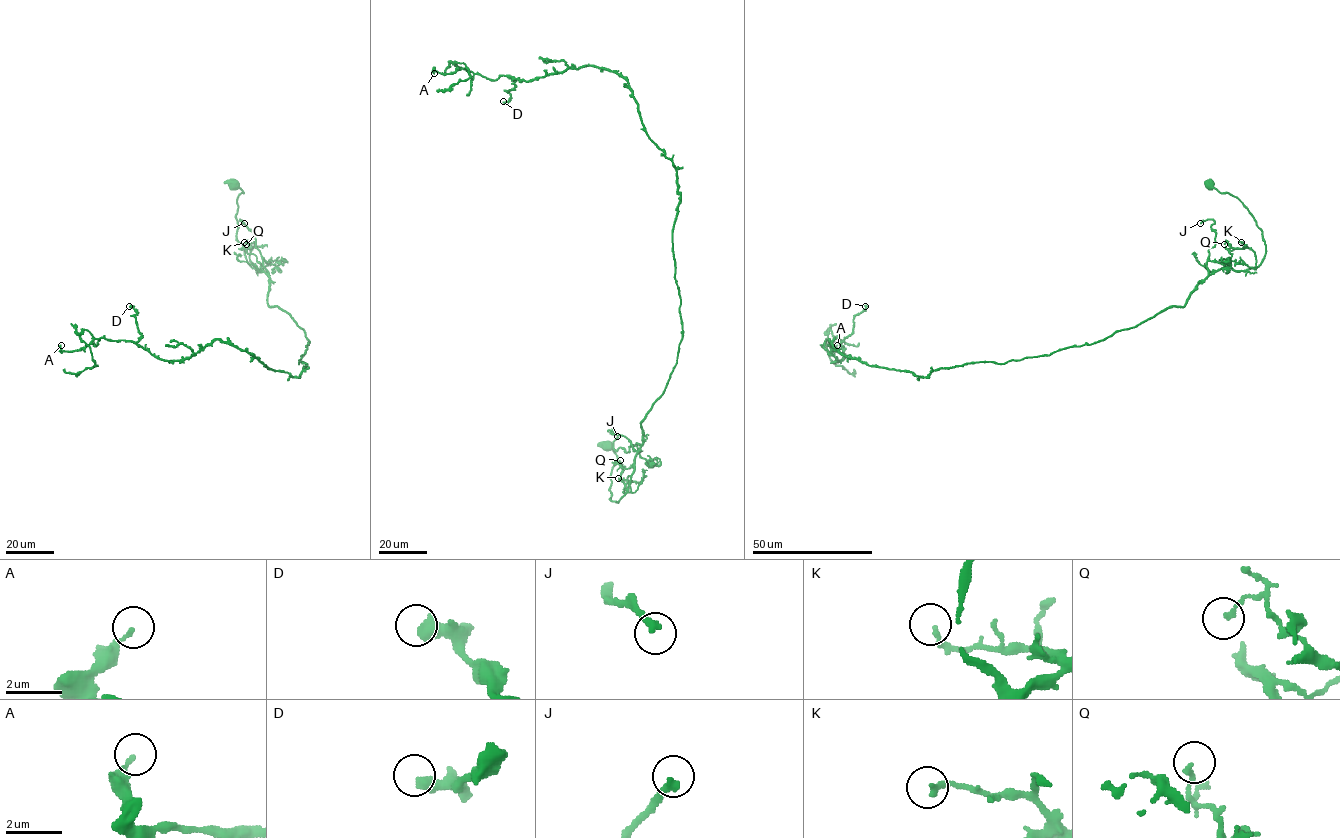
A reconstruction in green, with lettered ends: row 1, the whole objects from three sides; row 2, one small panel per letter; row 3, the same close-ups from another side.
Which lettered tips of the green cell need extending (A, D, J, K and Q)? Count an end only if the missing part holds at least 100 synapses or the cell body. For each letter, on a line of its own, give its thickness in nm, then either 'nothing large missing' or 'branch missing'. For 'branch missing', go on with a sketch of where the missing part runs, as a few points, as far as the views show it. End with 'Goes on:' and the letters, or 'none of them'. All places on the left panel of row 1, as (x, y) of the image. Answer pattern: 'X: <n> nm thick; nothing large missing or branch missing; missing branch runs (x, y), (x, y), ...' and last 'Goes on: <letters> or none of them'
A: 150 nm thick; nothing large missing
D: 480 nm thick; nothing large missing
J: 280 nm thick; nothing large missing
K: 200 nm thick; nothing large missing
Q: 180 nm thick; nothing large missing
Goes on: none of them

